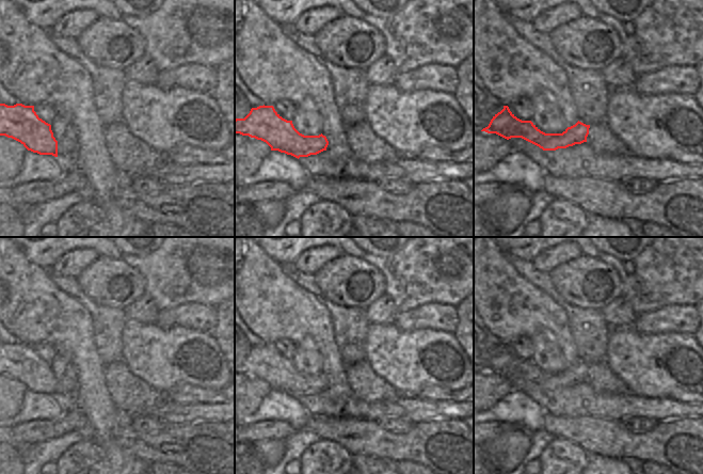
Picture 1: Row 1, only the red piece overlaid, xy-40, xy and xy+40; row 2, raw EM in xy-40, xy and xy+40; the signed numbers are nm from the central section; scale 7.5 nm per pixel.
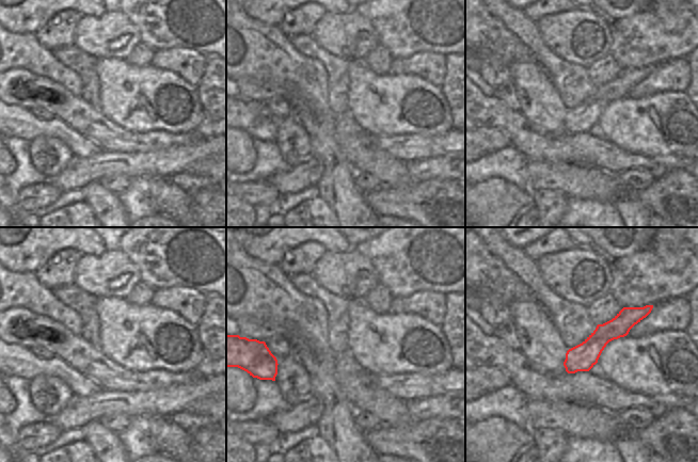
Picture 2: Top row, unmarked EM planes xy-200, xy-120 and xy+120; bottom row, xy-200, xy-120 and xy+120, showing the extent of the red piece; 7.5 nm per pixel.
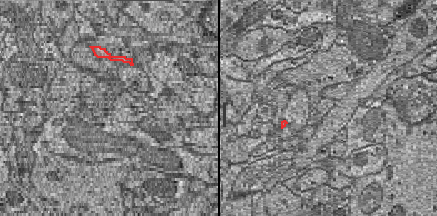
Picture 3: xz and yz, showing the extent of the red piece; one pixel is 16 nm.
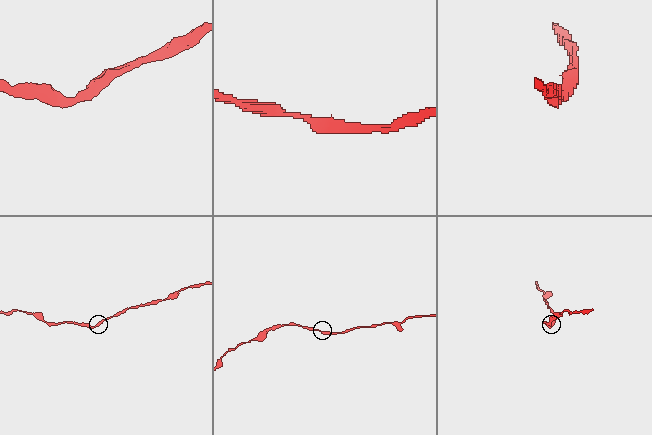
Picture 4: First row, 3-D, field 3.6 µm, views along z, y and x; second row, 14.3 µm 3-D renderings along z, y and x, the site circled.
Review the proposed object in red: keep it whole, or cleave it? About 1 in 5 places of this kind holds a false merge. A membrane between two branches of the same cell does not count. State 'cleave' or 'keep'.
keep

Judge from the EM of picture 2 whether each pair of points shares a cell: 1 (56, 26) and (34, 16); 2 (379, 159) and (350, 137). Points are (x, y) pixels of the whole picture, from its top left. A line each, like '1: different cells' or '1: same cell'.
1: different cells
2: same cell

